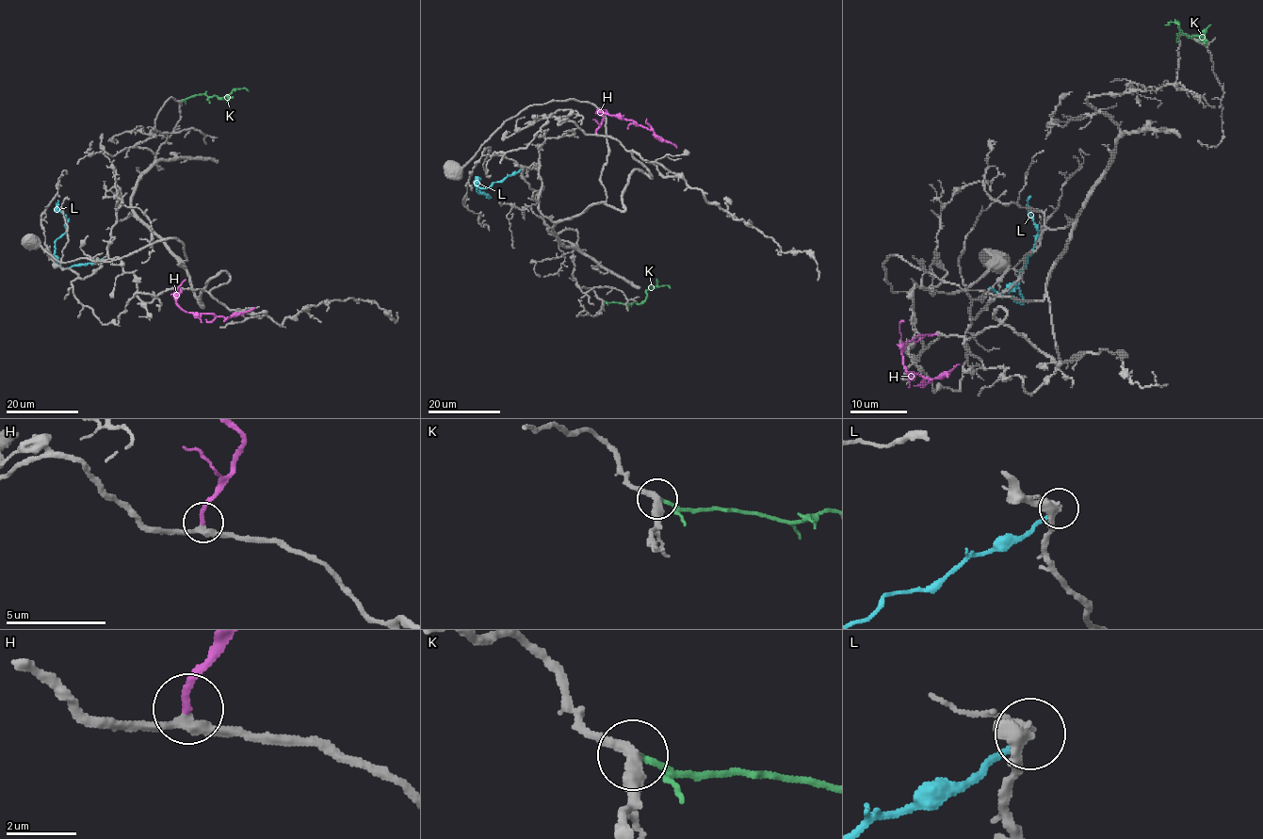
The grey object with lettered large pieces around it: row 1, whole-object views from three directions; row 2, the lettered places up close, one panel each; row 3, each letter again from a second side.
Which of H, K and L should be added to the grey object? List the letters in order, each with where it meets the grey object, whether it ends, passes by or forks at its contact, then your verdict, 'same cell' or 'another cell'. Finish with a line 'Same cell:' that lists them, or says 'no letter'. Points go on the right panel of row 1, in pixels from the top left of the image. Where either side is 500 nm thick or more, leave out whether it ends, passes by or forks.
H: contact (936, 333); it ends; same cell
K: contact (1199, 40); it ends; another cell
L: contact (990, 288); it ends; another cell
Same cell: H

